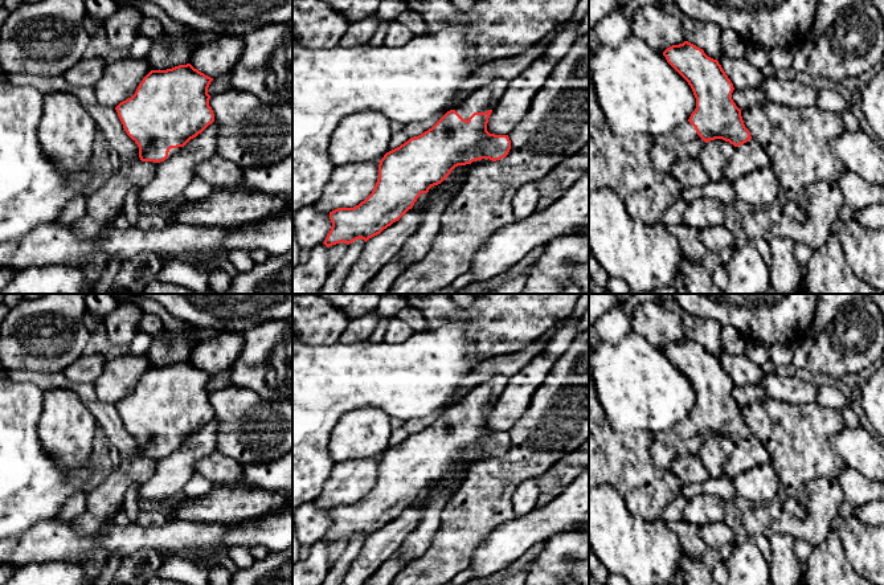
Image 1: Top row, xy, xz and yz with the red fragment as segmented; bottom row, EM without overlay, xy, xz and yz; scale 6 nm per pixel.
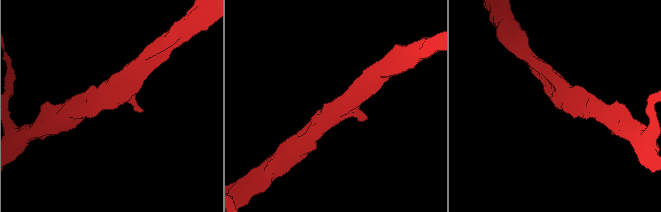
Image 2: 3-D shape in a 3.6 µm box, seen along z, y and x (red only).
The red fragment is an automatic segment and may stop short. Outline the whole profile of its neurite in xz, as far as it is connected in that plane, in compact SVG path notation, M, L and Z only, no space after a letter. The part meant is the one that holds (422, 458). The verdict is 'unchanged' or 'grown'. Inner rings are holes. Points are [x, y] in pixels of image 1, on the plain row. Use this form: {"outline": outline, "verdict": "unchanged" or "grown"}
{"outline": "M495 375L468 390L454 406L447 408L431 425L410 434L400 443L386 449L378 461L378 475L372 490L353 504L337 504L330 508L331 527L324 536L327 544L356 536L365 539L398 518L422 490L441 480L458 462L490 455L506 454L511 446L508 431L495 431L487 428L488 414L506 389L508 377Z", "verdict": "grown"}

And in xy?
{"outline": "M191 360L167 367L151 367L135 390L115 404L124 428L139 443L142 458L160 459L177 451L191 435L214 418L208 390L212 377L213 375Z", "verdict": "grown"}

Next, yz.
{"outline": "M688 338L667 344L663 352L688 379L696 394L696 405L689 416L672 429L675 449L679 457L699 454L701 445L709 437L723 435L738 443L752 435L749 426L744 421L741 406L732 396L732 389L734 386L733 380L717 356L708 353L703 345Z", "verdict": "grown"}

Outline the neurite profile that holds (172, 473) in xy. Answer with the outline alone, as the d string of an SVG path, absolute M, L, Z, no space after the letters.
M213 418L191 435L177 451L156 461L155 471L139 487L138 498L164 502L183 492L185 484L196 474L196 462L217 450L217 437L218 422Z

